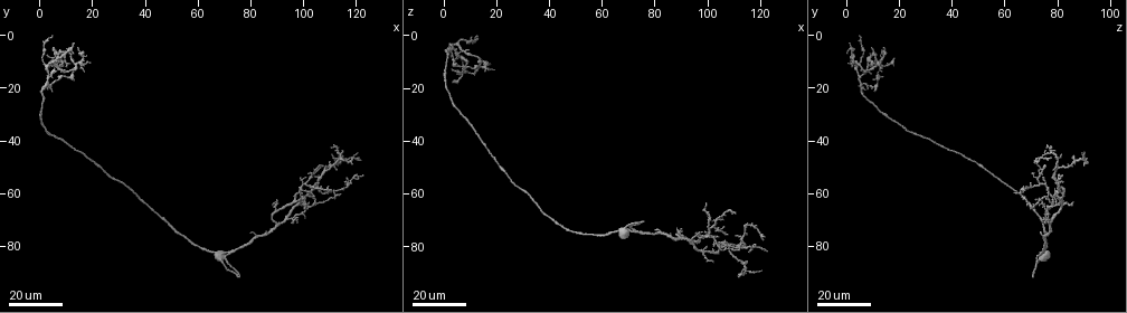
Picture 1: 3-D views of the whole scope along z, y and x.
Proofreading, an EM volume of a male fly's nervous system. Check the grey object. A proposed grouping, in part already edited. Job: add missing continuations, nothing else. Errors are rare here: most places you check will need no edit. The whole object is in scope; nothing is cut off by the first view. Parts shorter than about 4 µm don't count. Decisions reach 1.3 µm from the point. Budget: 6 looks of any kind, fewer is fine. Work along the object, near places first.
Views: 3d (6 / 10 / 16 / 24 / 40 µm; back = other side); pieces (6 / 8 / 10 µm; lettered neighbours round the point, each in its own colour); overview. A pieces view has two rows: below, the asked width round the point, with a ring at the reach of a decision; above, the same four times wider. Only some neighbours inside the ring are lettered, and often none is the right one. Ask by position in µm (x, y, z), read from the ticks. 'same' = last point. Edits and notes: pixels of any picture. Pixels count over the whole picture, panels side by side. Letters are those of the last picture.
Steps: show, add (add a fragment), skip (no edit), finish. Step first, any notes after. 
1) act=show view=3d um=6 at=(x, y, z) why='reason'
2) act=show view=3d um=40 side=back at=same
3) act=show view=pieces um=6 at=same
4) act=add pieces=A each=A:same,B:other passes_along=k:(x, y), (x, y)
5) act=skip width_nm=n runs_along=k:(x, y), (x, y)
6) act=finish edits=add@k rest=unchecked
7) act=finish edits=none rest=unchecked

act=show view=3d um=16 at=(116, 55, 82) why='tapers out'

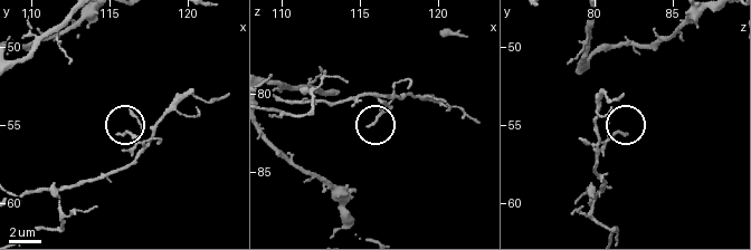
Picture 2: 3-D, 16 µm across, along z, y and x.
act=show view=pieces um=8 at=(115.8, 55.6, 82.0)

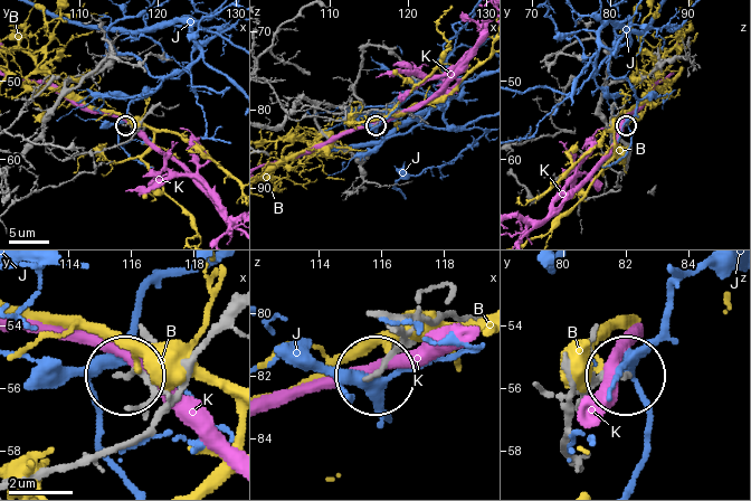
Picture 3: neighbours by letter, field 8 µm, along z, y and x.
act=skip each=B:other,J:other,K:other runs_along=3:(397, 317), (405, 319), (401, 341), (374, 370) found='no lettered fragment goes on from it'

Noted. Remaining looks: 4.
act=show view=3d um=16 at=(107, 49, 75) why='an open end'

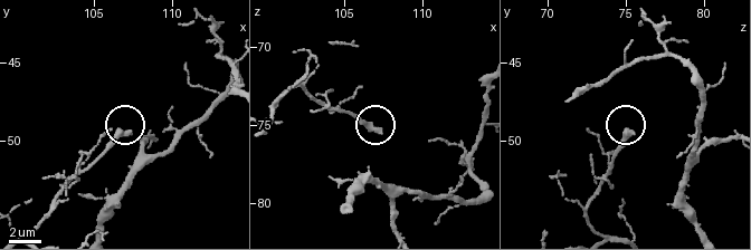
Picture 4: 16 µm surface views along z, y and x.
act=show view=3d um=6 at=(107.4, 49.4, 75.2)

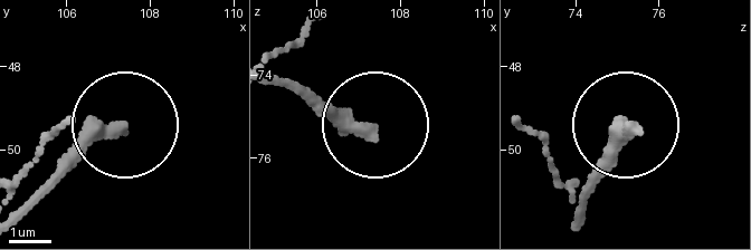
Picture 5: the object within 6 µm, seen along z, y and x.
act=show view=pieces um=10 at=(107.30, 49.50, 75.40)

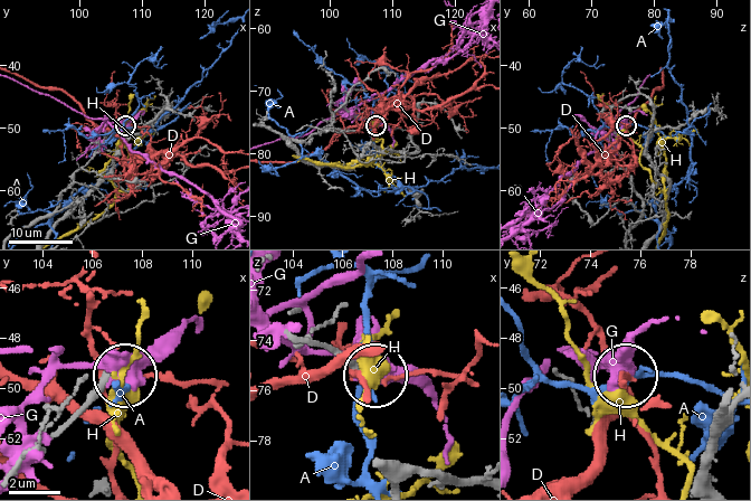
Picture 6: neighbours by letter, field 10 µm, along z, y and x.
act=skip each=A:other,D:other,G:other,H:other found='no lettered fragment goes on from it'

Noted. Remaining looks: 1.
act=finish edits=none rest=unchecked

